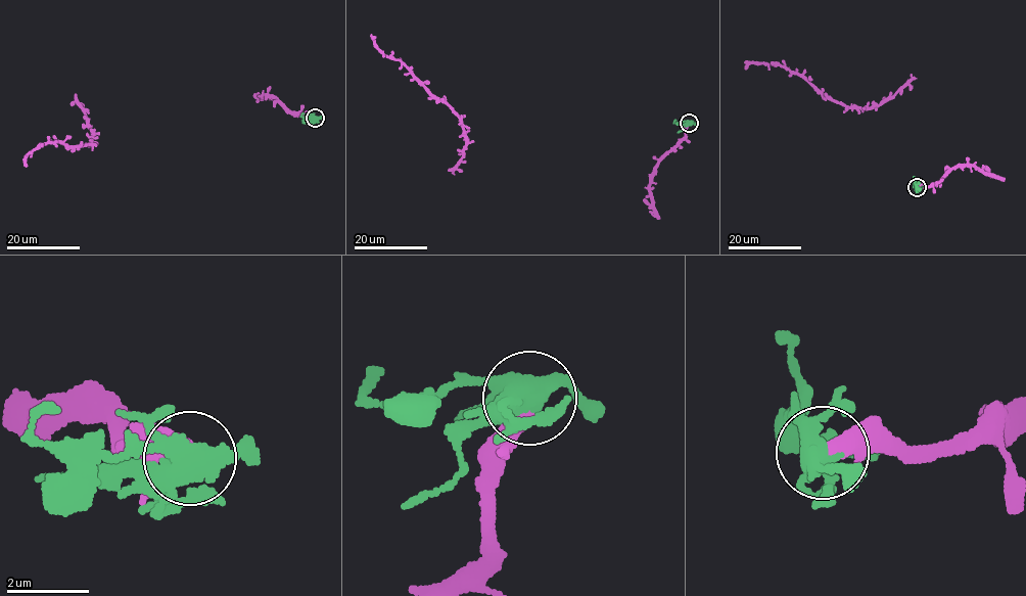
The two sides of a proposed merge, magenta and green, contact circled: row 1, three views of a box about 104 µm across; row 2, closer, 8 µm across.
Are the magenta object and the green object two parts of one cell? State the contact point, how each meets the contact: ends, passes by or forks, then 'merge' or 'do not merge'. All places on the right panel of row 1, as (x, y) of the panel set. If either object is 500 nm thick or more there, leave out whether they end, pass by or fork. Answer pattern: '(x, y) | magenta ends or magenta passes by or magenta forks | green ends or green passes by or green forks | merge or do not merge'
(917, 187) | magenta ends | green forks | do not merge

